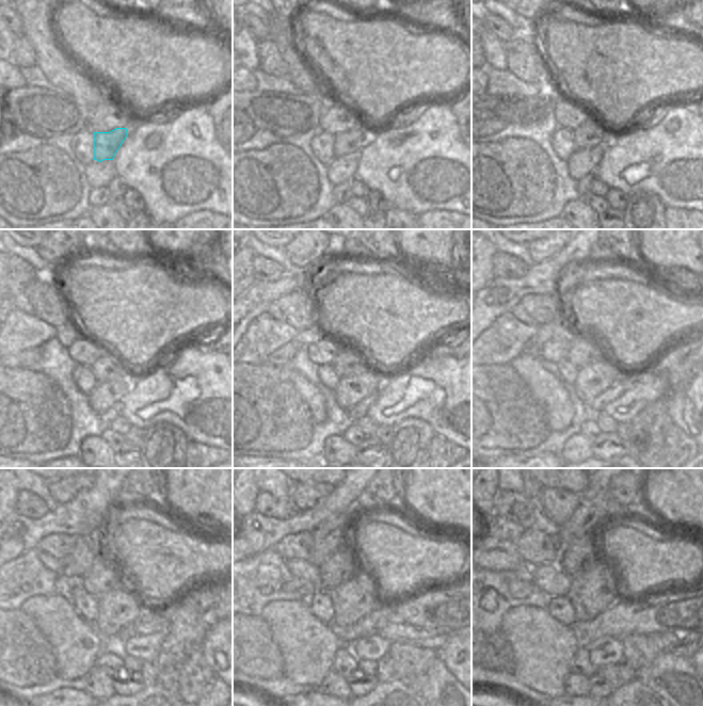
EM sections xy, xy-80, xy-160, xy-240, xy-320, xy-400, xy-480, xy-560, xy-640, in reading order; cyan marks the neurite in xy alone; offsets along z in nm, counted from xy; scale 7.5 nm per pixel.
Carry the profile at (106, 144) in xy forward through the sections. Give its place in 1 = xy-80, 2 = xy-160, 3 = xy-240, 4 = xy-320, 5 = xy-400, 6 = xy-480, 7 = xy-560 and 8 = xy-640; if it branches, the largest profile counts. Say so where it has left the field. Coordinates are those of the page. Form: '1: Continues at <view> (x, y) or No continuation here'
1: Continues at xy-80 (354, 140)
2: Continues at xy-160 (590, 133)
3: Continues at xy-240 (107, 367)
4: Continues at xy-320 (348, 362)
5: Continues at xy-400 (584, 351)
6: Continues at xy-480 (101, 577)
7: Continues at xy-560 (340, 566)
8: Continues at xy-640 (572, 557)

